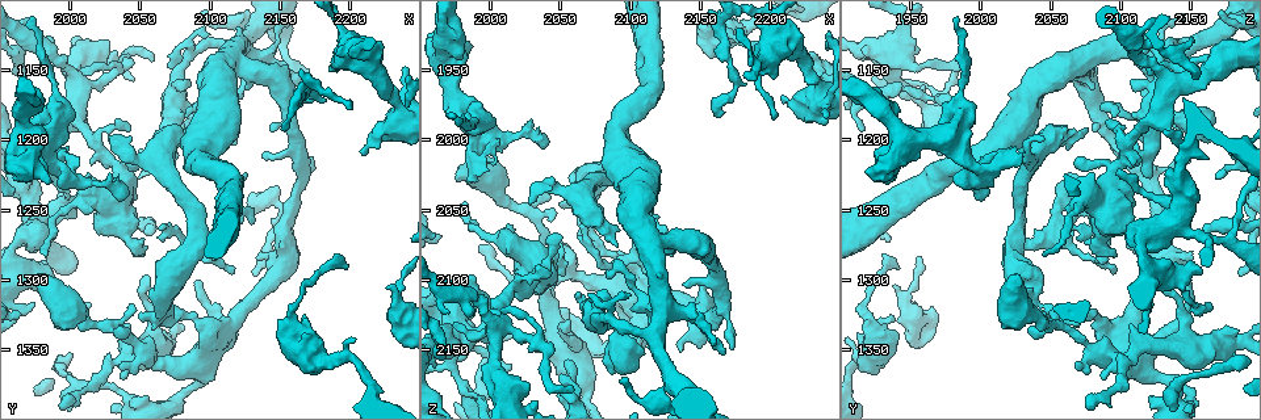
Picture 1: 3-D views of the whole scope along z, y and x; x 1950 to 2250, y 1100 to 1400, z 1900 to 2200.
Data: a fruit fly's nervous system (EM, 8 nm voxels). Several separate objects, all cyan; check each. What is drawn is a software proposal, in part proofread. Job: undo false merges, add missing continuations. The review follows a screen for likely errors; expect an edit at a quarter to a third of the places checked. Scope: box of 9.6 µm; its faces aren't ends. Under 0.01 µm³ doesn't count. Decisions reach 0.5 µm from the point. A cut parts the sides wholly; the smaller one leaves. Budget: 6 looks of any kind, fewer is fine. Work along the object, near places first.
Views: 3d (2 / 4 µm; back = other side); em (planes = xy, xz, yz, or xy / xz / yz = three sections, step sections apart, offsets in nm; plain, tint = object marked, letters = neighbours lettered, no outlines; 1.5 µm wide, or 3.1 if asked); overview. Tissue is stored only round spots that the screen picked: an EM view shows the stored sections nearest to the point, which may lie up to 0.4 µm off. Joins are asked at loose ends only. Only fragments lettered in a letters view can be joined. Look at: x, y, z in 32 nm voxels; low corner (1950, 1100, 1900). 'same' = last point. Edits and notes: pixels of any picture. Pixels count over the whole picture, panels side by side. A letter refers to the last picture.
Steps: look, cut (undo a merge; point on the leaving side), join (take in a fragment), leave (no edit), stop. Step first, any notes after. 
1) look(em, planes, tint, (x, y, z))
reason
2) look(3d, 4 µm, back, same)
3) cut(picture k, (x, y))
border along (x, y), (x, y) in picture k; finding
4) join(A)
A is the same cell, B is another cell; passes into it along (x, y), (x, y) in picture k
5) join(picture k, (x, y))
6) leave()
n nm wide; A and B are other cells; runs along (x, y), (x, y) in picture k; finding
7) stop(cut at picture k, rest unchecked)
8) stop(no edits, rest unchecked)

look(em, xz, step 4, tint, (2118, 1290, 2096))

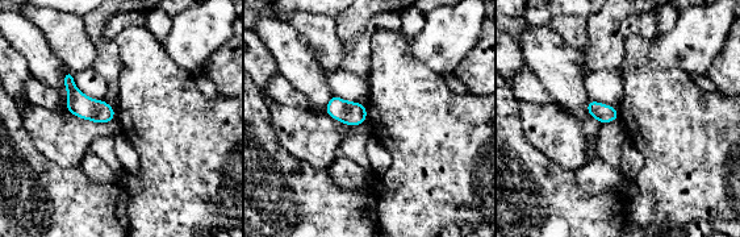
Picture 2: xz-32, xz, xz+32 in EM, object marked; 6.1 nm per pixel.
look(em, planes, letters, same)
cut it another way

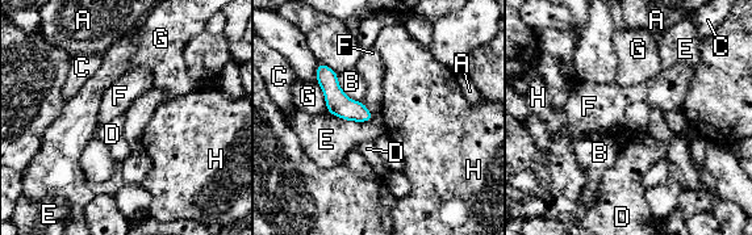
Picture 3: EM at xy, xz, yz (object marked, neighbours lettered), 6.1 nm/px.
leave()
A, B, C, D, E, F, G and H are other cells; none of them fits

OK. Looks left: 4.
look(3d, 2 µm, (2014, 1318, 2164))
thin end

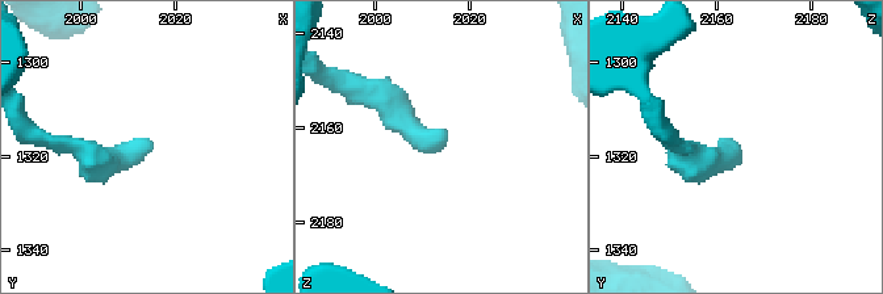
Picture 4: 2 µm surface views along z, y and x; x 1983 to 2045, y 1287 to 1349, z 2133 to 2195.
look(em, planes, letters, (2014, 1316, 2163))
shape alone is not enough

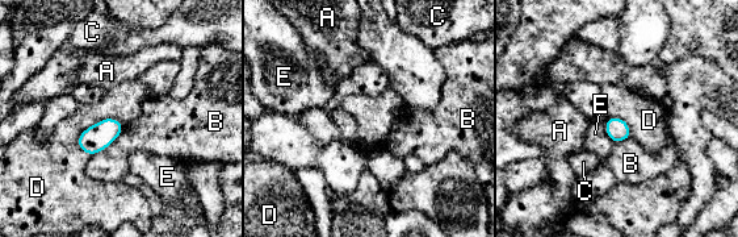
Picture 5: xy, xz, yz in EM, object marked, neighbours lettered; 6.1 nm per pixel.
leave()
A, B, C, D and E are other cells; none of them fits

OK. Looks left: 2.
look(3d, 4 µm, (2028, 1200, 2044))
free end

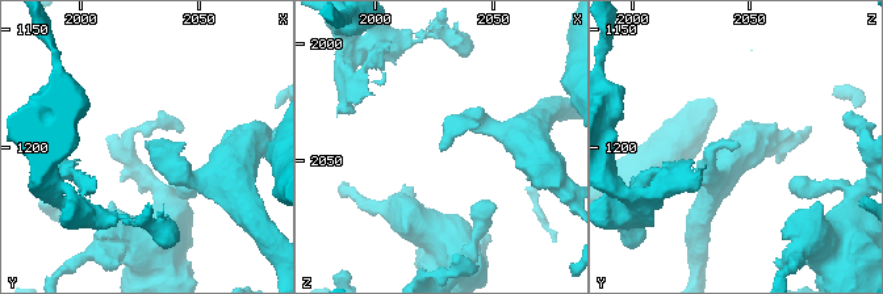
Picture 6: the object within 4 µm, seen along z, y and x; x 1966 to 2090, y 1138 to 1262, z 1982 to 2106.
look(em, planes, letters, (2027, 1198, 2044))

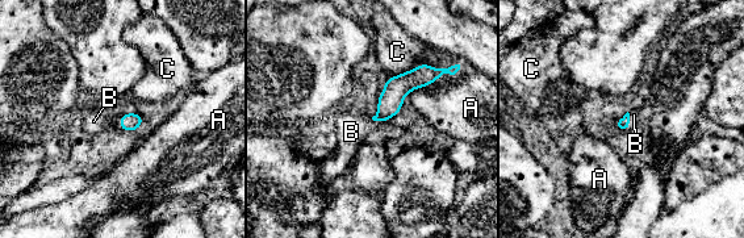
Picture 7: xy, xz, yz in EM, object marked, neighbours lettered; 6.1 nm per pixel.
join(picture 7, (634, 115))
C touches over 380 nm; B is the same cell, A and C are other cells; it goes on there

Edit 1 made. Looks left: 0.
stop(join at picture 7, rest unchecked)

